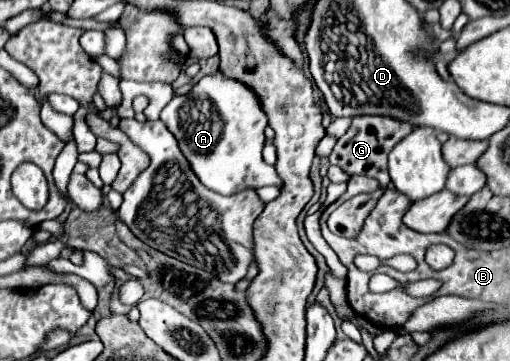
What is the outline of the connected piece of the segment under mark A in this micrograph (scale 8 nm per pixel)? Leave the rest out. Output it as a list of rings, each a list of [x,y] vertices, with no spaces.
[[[219,72],[203,76],[189,94],[175,96],[169,106],[163,108],[161,120],[177,138],[183,156],[205,188],[231,196],[253,186],[279,186],[275,168],[261,158],[267,116],[263,116],[259,100],[247,86],[223,78]]]

